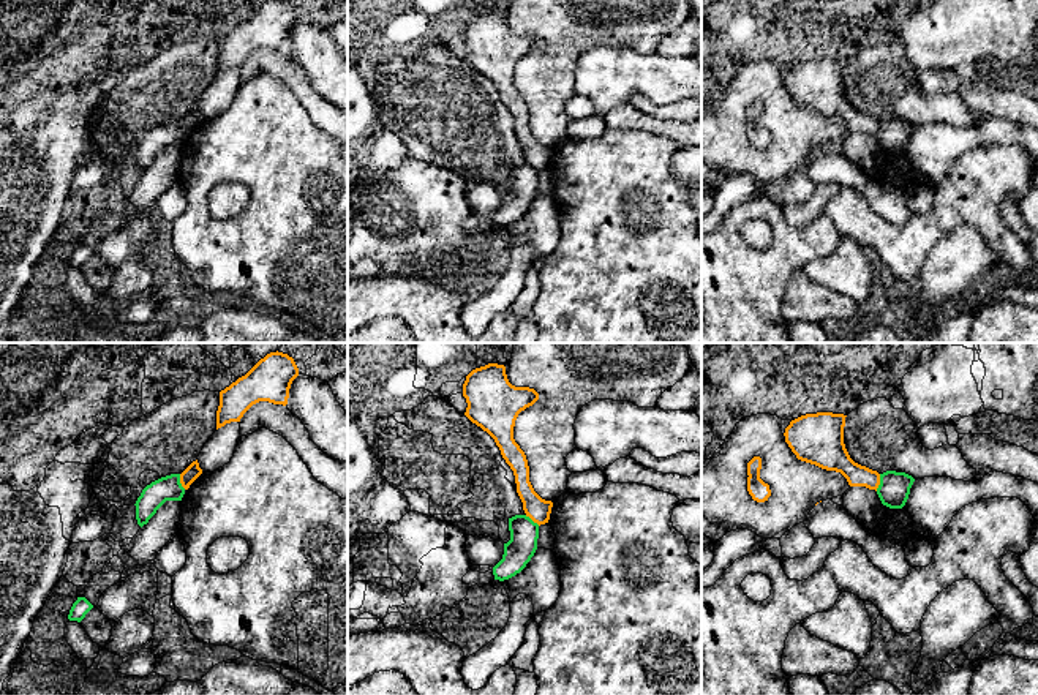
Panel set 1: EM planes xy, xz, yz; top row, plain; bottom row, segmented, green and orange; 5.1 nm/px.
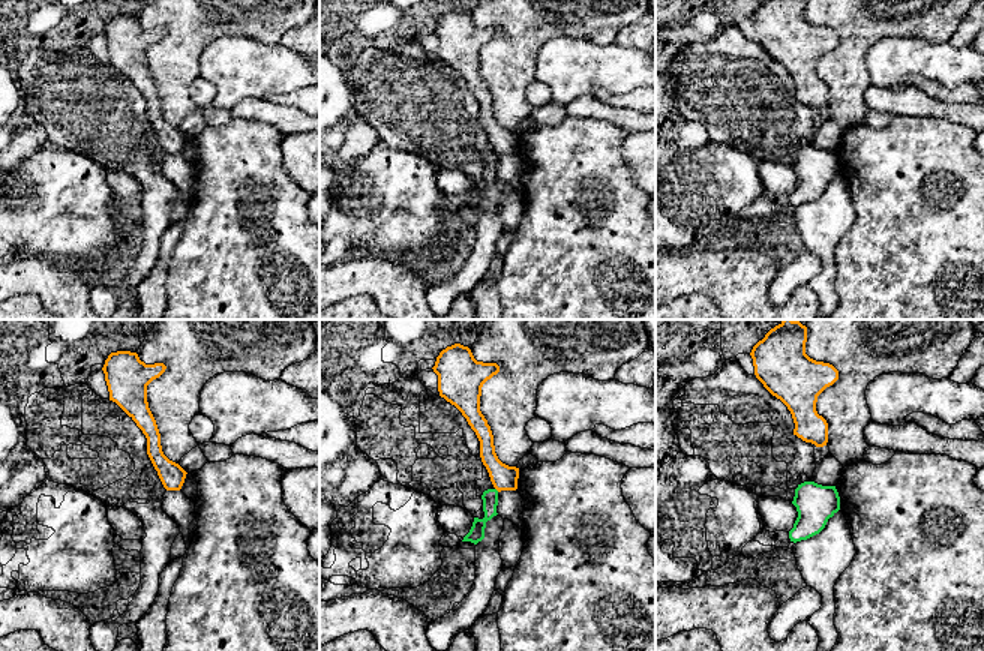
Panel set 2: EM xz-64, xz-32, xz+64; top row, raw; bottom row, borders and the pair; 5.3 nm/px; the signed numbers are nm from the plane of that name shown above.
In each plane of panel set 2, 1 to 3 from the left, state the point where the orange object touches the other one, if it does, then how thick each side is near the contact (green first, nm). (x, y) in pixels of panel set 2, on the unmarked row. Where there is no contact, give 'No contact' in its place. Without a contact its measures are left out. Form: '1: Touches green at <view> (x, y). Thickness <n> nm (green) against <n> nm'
1: No contact
2: No contact
3: No contact

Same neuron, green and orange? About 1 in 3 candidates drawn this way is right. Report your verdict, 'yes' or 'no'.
no

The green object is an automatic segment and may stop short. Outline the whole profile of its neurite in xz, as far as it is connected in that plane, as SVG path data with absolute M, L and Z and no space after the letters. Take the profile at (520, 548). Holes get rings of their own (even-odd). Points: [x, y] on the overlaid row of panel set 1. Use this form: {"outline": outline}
{"outline": "M526 515L509 518L510 540L502 559L493 567L495 580L504 581L520 573L537 550L539 524Z"}

